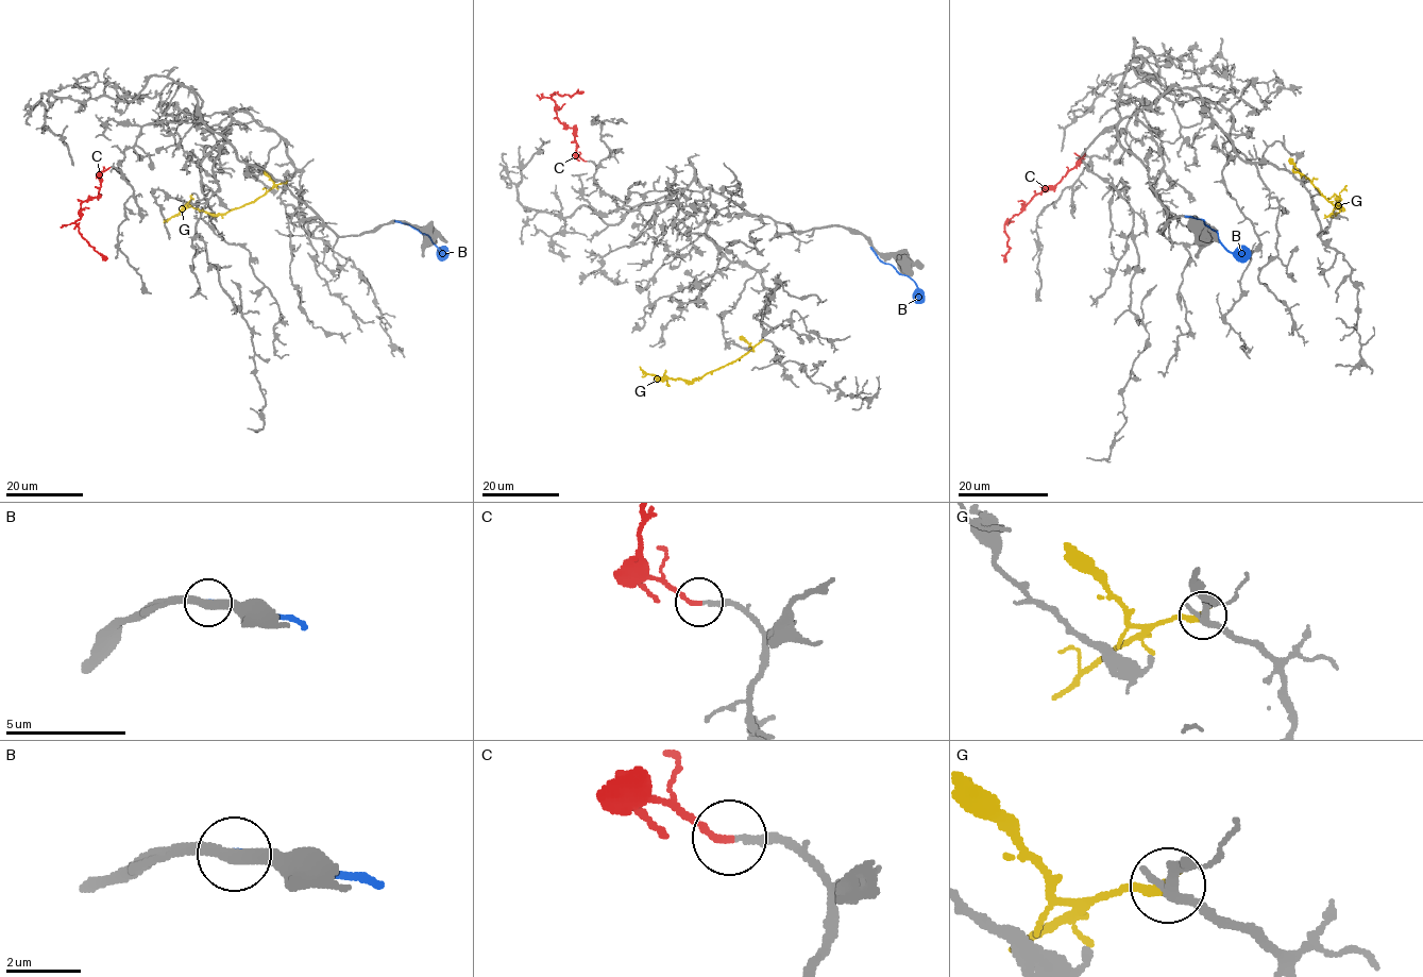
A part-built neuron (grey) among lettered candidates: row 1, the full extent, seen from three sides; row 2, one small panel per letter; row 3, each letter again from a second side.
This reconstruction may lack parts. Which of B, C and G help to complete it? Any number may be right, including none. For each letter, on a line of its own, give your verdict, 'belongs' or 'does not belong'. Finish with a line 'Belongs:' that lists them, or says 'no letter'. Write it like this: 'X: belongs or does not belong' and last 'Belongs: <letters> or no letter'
B: does not belong
C: belongs
G: does not belong
Belongs: C

